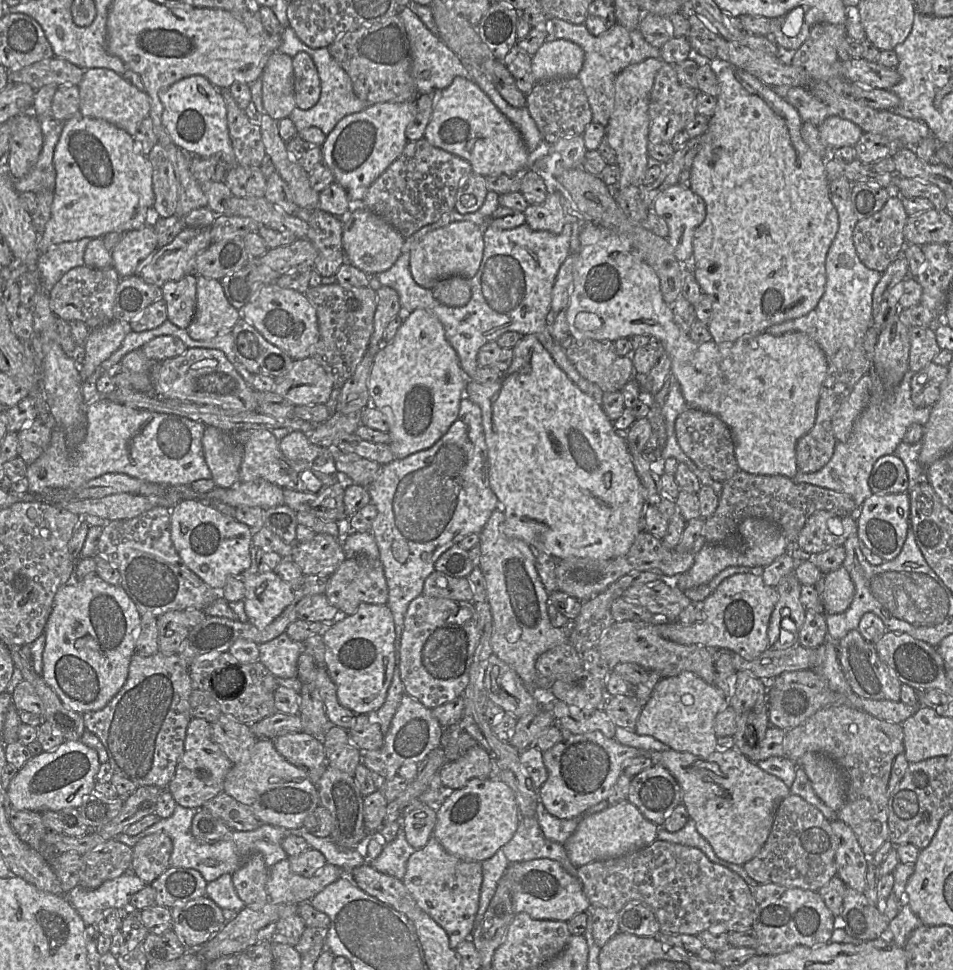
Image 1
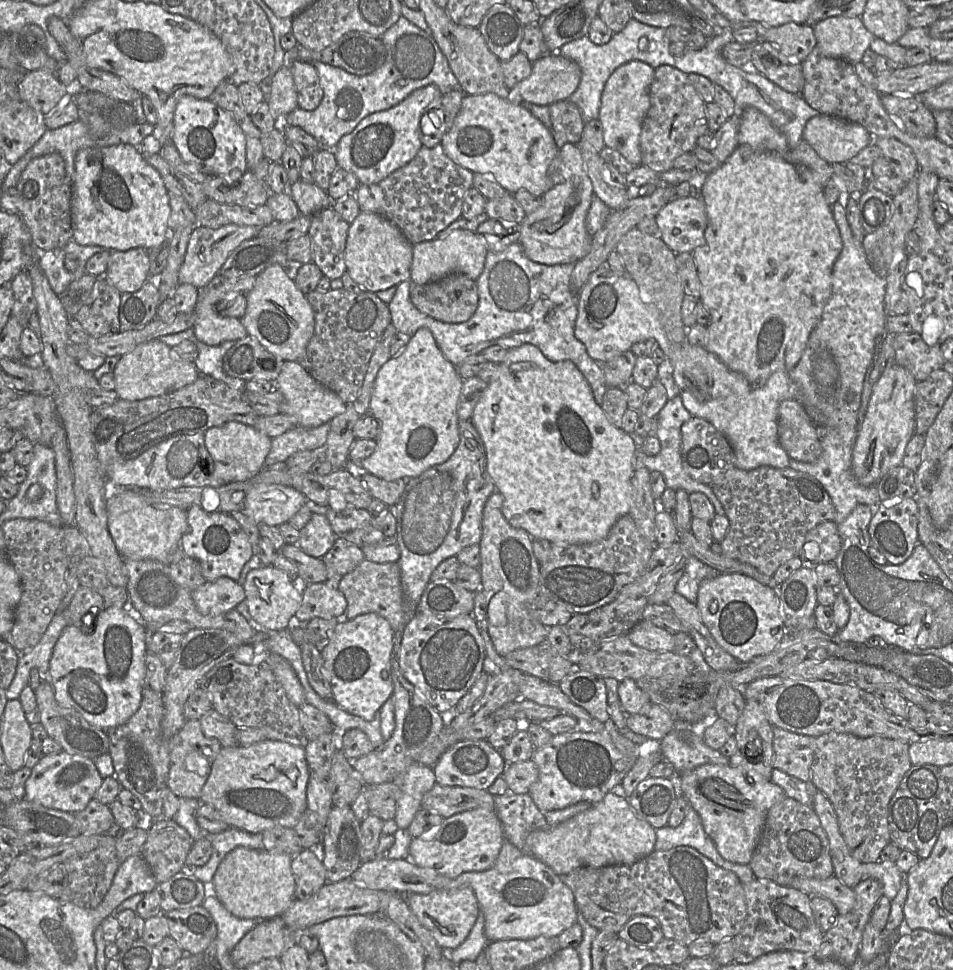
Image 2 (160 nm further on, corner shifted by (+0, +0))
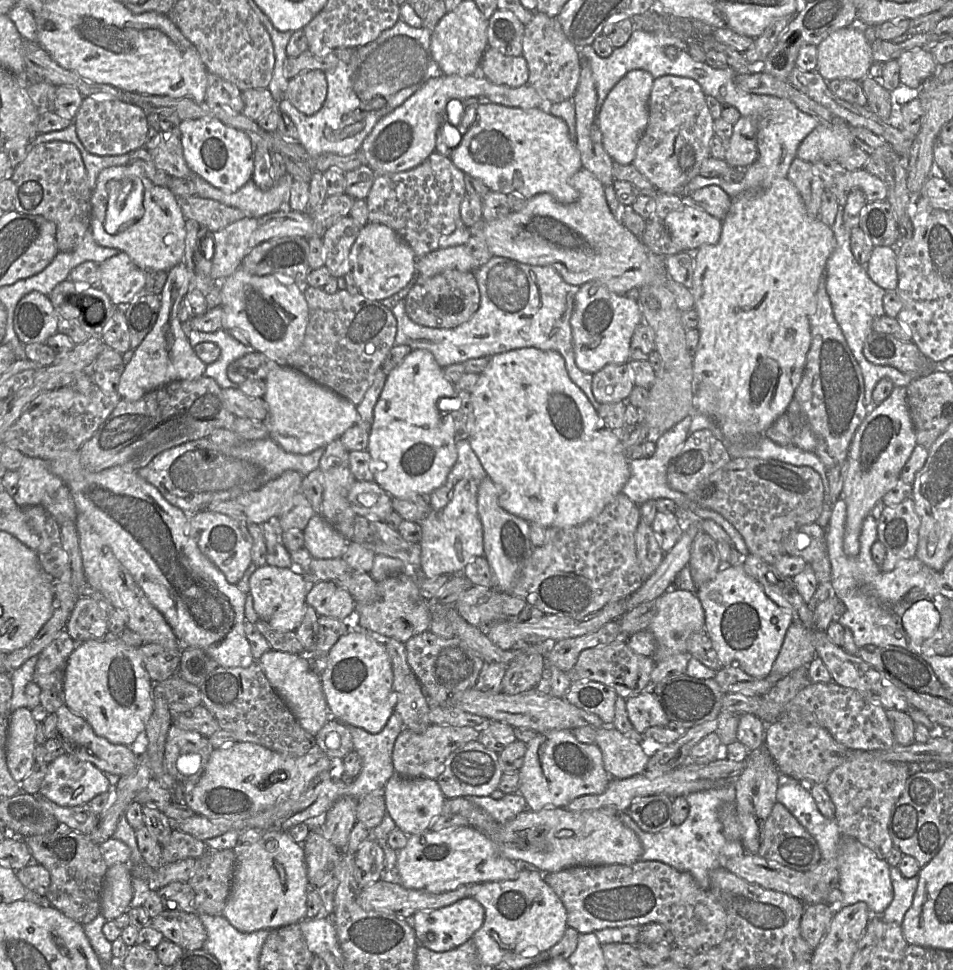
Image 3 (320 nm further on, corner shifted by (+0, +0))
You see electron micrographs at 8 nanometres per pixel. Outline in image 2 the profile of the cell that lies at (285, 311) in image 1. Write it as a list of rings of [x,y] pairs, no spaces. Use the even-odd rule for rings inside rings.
[[[273,264],[256,276],[254,287],[248,292],[247,307],[242,324],[270,353],[284,361],[300,361],[315,332],[314,312],[306,296],[290,279],[285,269]]]

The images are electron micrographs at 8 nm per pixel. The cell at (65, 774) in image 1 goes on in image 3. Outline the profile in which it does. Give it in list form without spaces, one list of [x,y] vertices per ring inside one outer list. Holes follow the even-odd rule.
[[[63,754],[48,764],[39,795],[58,806],[76,807],[109,789],[104,772],[89,762]]]

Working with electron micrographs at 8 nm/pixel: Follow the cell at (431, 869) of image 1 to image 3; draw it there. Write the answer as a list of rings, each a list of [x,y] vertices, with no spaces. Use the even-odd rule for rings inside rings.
[[[466,897],[443,908],[416,912],[411,918],[411,925],[415,930],[418,945],[435,952],[445,952],[453,950],[471,939],[482,926],[484,918],[485,909],[479,901]]]

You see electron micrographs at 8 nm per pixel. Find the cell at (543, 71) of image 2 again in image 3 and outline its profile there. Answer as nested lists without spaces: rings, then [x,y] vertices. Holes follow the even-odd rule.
[[[445,74],[431,78],[413,93],[403,104],[382,117],[361,145],[360,151],[367,165],[376,174],[392,174],[410,170],[423,163],[435,151],[436,135],[447,120],[446,107],[451,100],[469,98],[488,100],[491,103],[517,108],[541,108],[548,103],[529,84],[511,88],[498,85],[481,74],[467,76]]]

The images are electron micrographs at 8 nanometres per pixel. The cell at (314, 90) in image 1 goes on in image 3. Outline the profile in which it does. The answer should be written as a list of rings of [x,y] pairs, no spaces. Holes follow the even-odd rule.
[[[302,71],[288,80],[286,99],[305,115],[313,115],[324,105],[327,90],[328,85],[324,71]]]

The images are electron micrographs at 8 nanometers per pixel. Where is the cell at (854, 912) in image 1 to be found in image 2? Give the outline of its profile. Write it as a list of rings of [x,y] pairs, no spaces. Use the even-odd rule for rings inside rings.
[[[834,875],[827,879],[795,876],[791,879],[789,887],[810,896],[827,898],[835,905],[840,915],[850,912],[856,903],[853,889]]]

